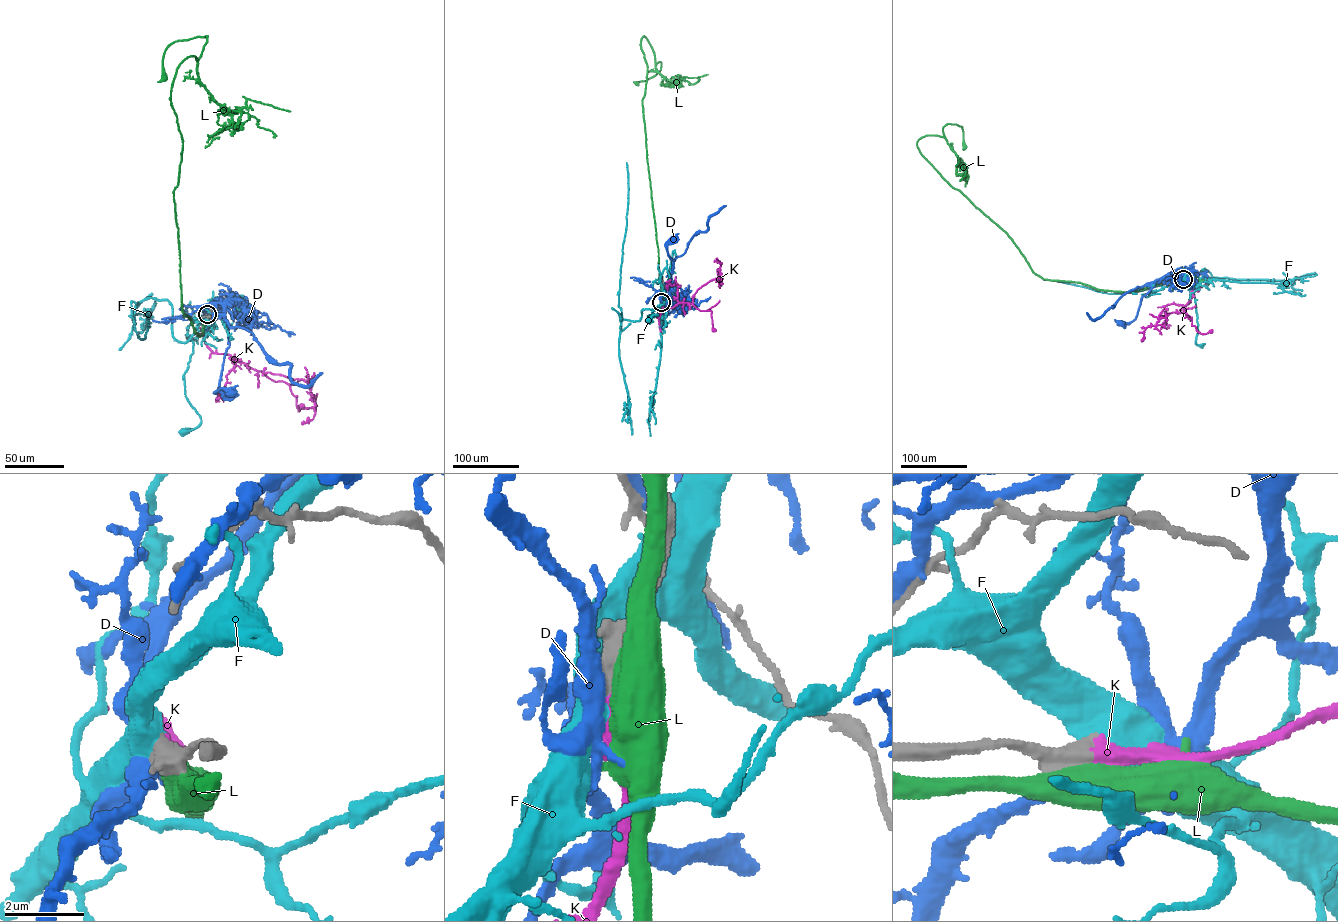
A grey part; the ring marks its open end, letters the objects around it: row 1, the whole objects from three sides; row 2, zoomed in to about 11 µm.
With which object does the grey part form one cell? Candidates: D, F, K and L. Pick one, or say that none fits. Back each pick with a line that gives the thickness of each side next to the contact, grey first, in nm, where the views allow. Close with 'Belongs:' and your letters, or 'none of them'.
K: Thickness 650 nm (grey) against 480 nm
Belongs: K

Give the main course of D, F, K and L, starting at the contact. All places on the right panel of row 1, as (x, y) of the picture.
D: (1183, 279), (1186, 275), (1176, 271), (1157, 279), (1141, 299), (1135, 318), (1119, 323)
F: (1183, 279), (1190, 285), (1194, 296), (1197, 326), (1195, 344), (1201, 346)
K: (1183, 279), (1193, 279), (1195, 283), (1192, 297), (1183, 307), (1192, 317), (1191, 325), (1202, 334), (1211, 331)
L: (1182, 280), (1124, 292), (1043, 279), (917, 142), (945, 138), (942, 128), (956, 124), (964, 146)

